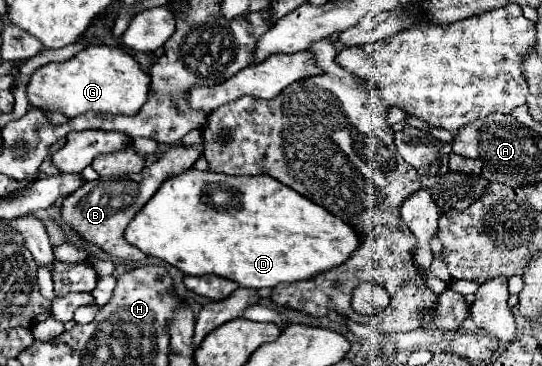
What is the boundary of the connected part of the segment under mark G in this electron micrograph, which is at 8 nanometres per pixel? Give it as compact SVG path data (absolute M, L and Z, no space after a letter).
M87 47L79 51L75 57L63 63L47 63L29 77L27 83L27 99L33 107L43 111L57 111L65 117L77 117L83 113L107 113L107 115L135 115L143 103L147 101L149 75L145 75L133 55L127 55L119 47Z

